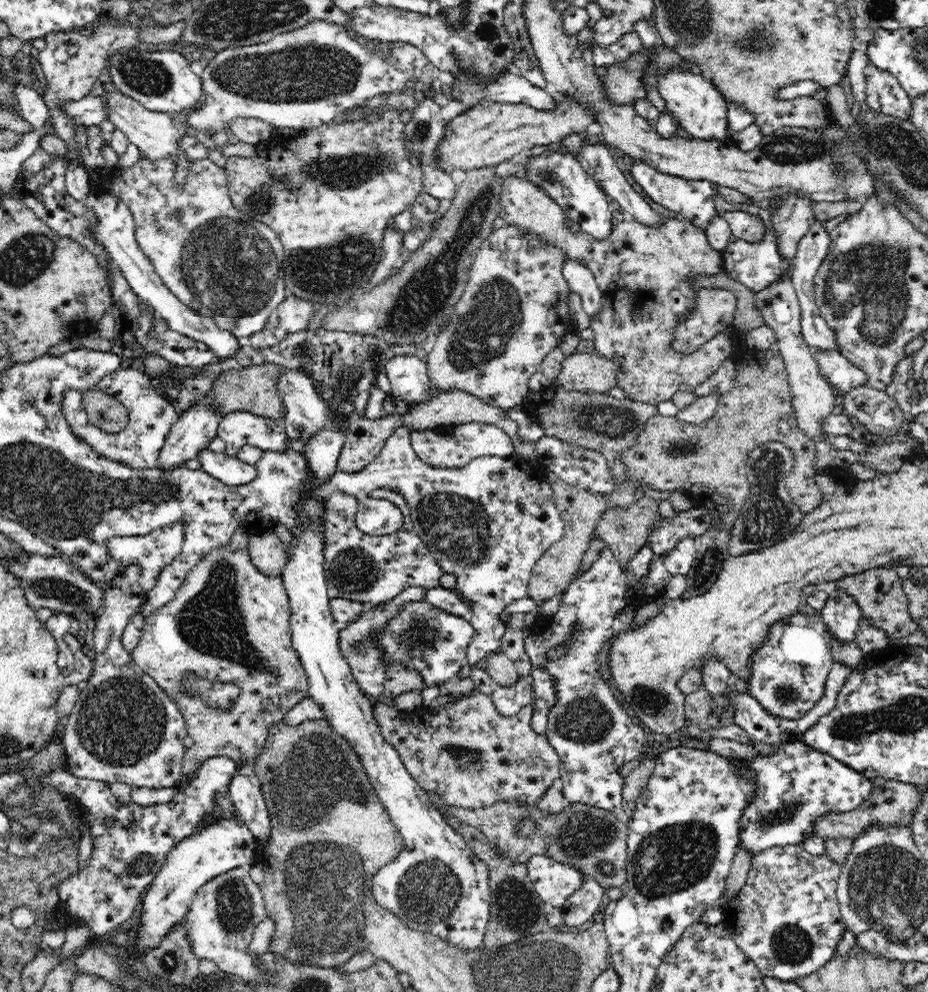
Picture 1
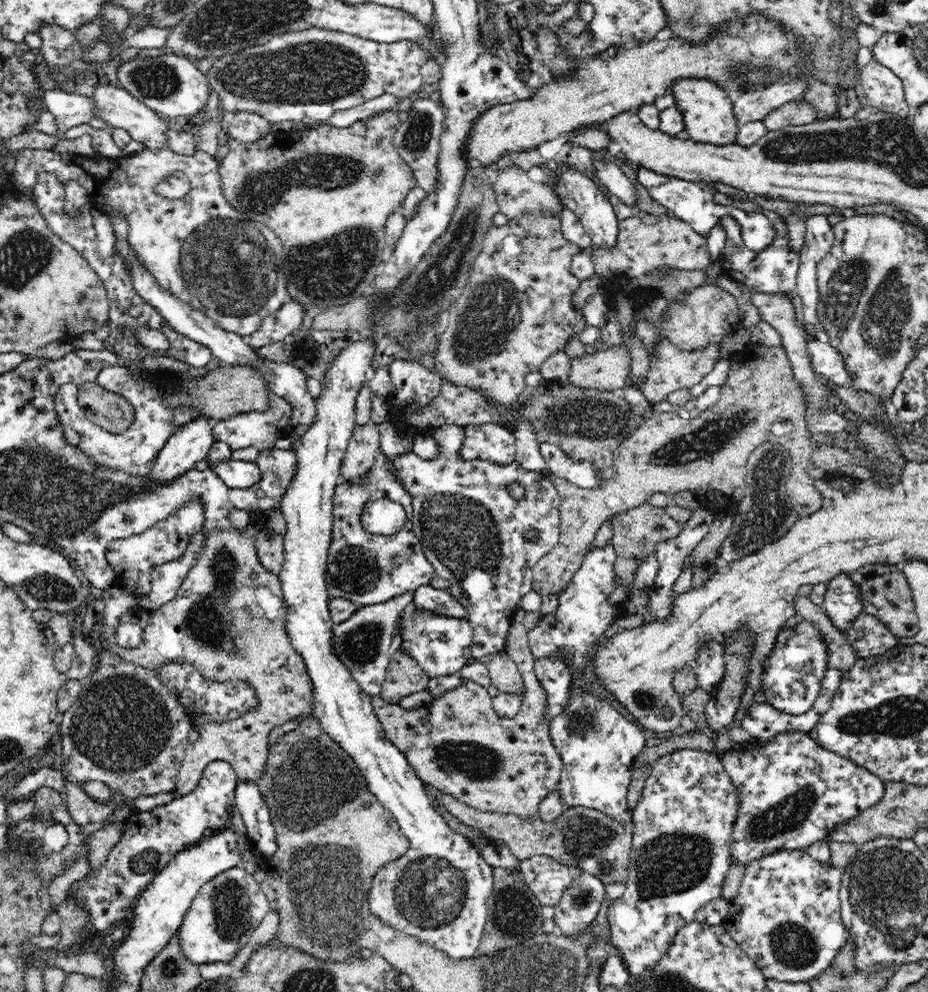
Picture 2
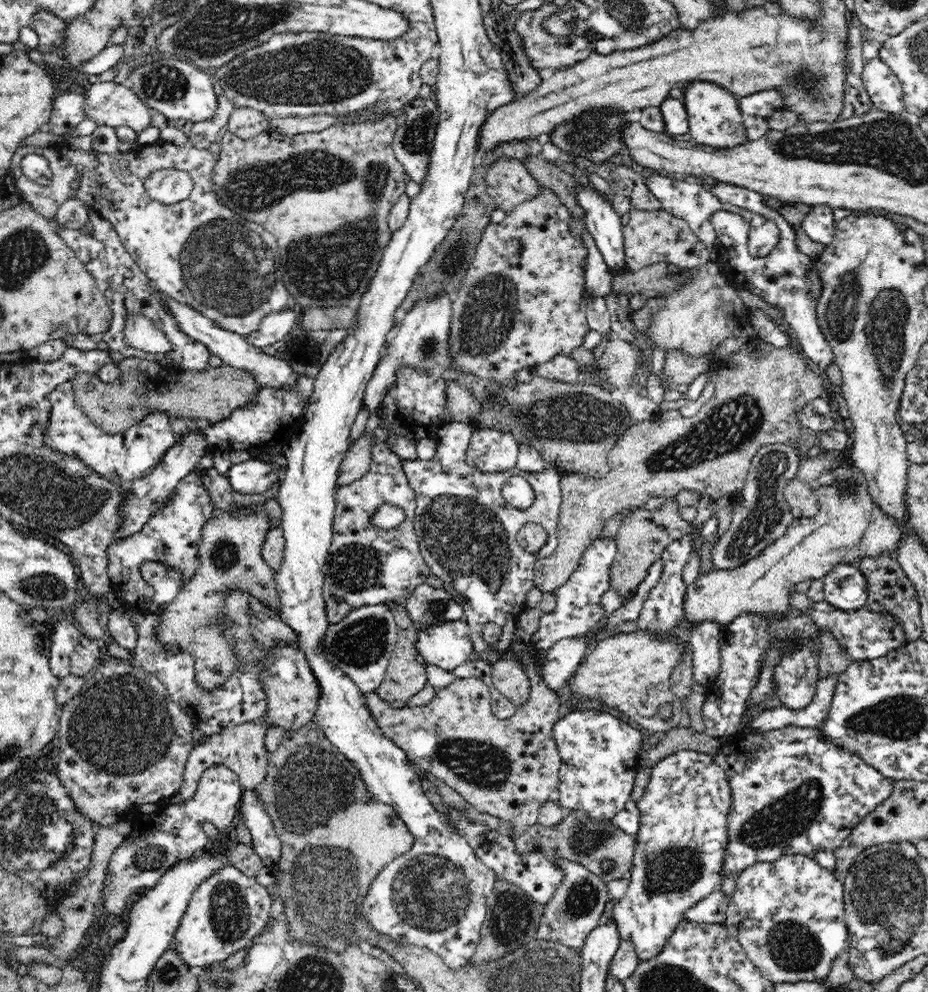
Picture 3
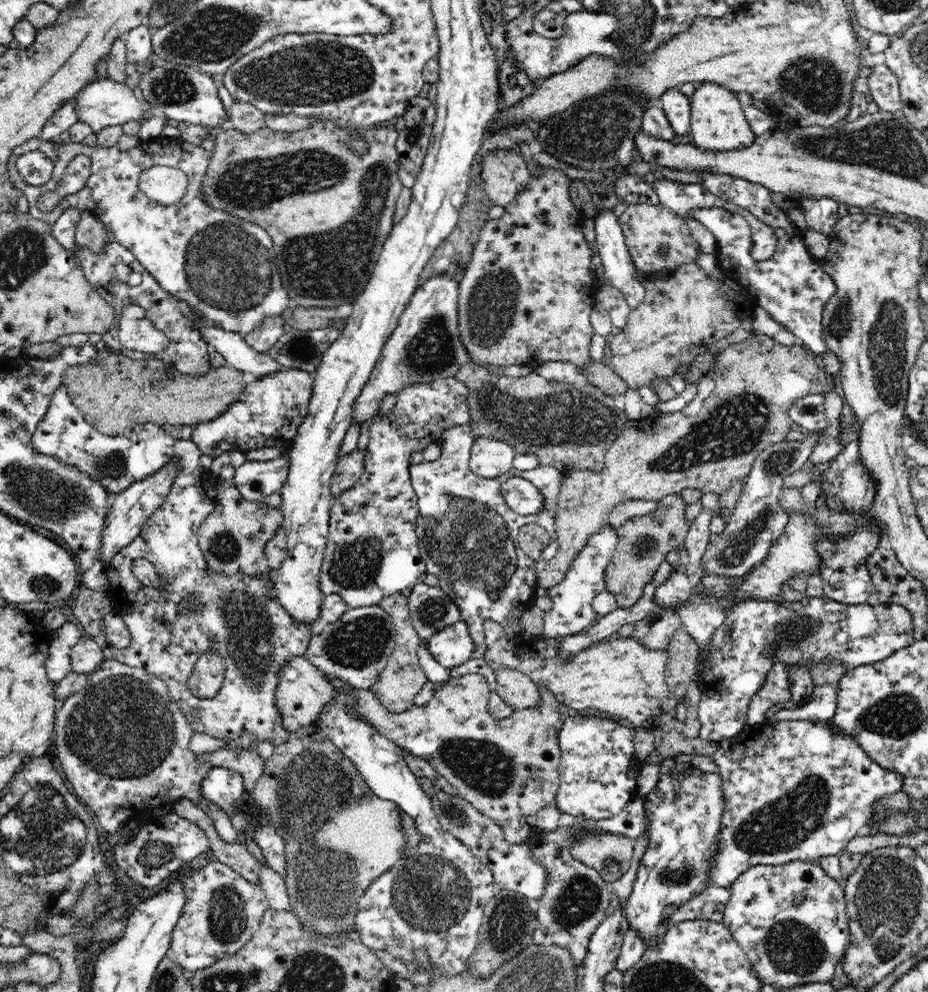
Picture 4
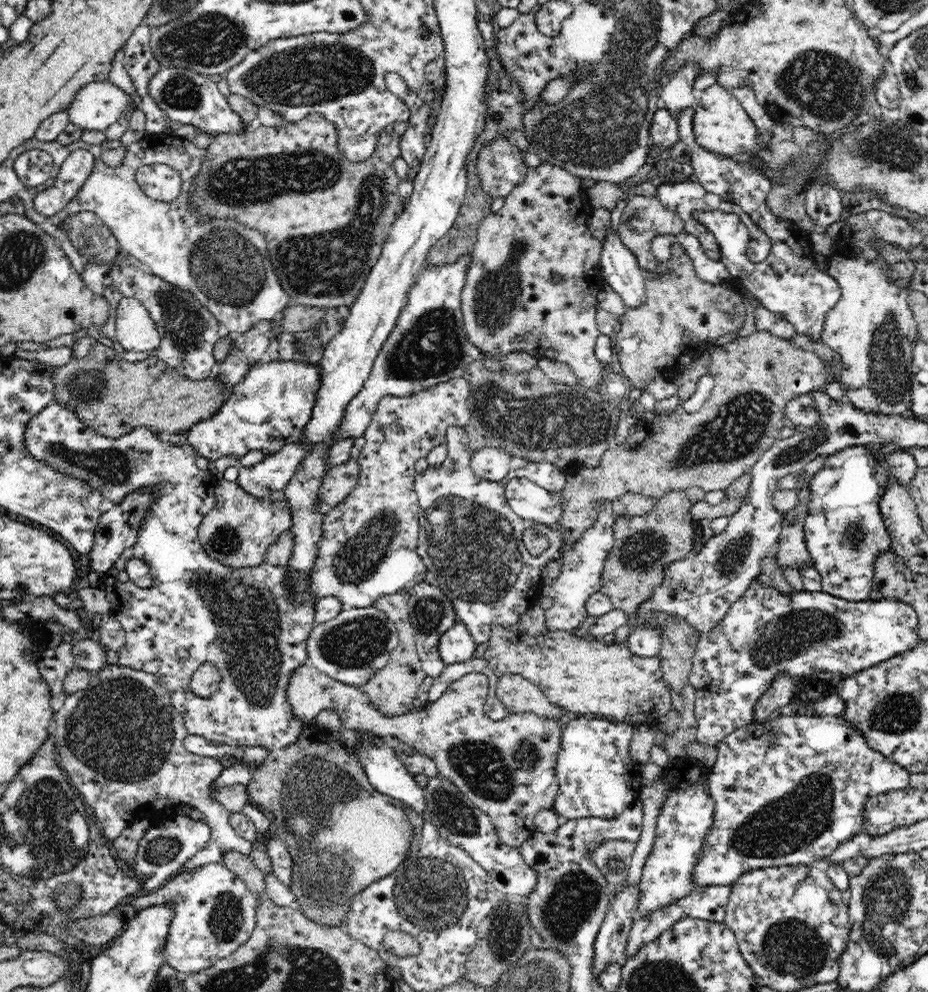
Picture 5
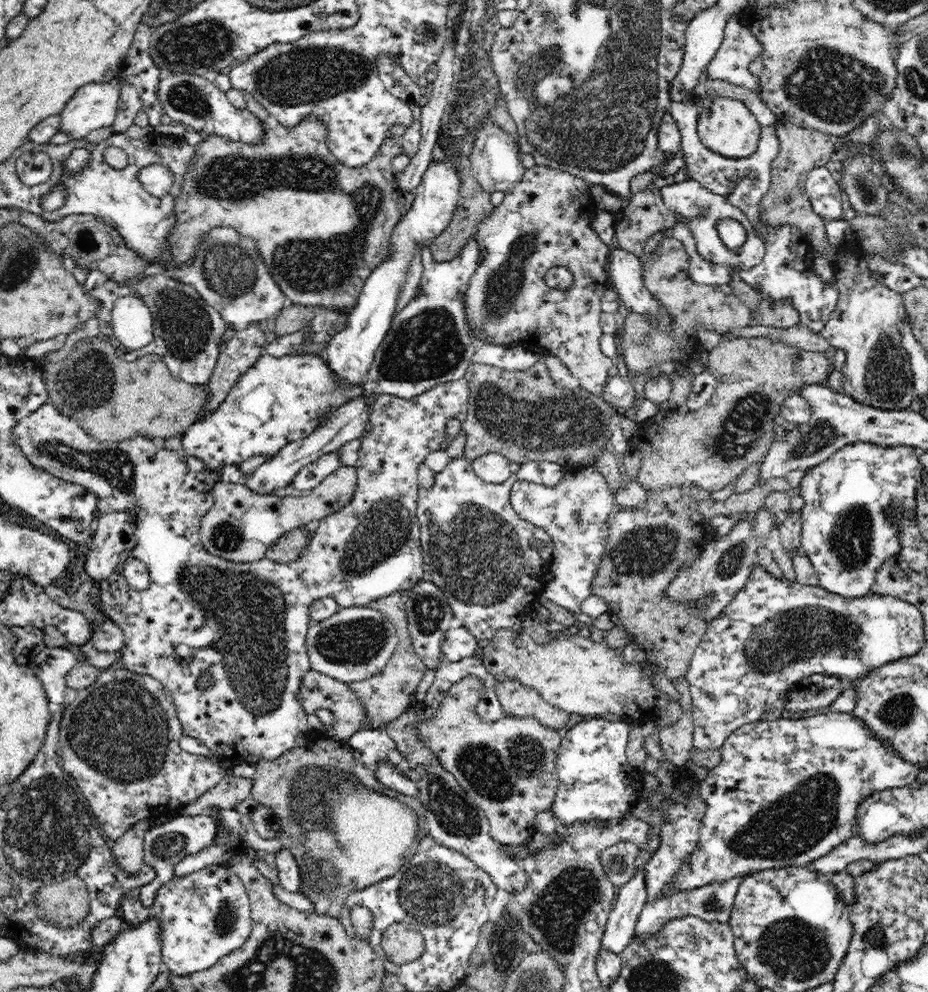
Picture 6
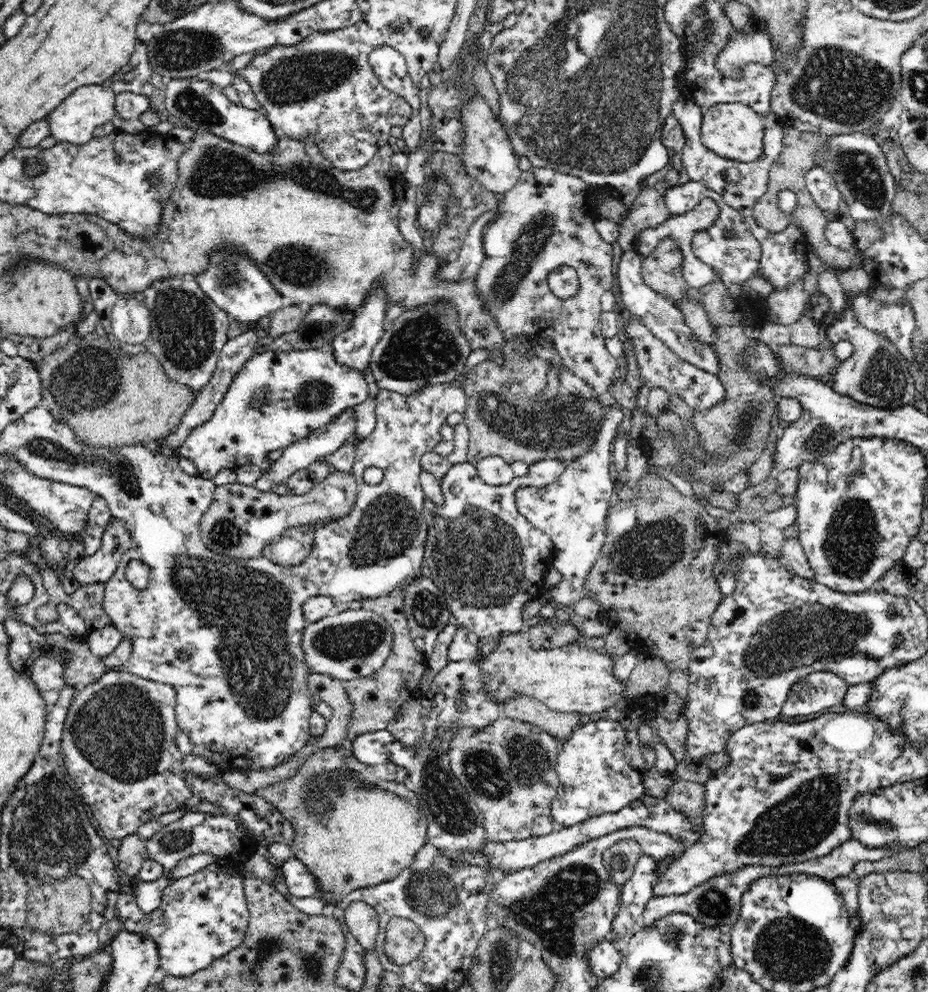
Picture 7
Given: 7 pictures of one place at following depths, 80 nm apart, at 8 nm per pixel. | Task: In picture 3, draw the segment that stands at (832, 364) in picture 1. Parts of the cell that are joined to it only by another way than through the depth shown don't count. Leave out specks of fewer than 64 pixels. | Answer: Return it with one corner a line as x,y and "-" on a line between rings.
719,181
715,187
708,188
722,202
745,208
777,224
781,240
778,241
776,248
768,256
755,258
749,252
747,245
749,224
742,218
742,215
724,209
710,214
710,225
716,231
717,242
720,246
717,264
721,266
720,271
723,272
724,277
728,278
728,281
736,282
753,294
764,298
777,310
781,310
782,327
788,332
793,332
793,335
800,341
803,348
802,354
810,358
812,364
816,364
820,370
826,372
828,366
832,366
832,362
835,362
835,358
832,347
827,343
817,322
816,303
822,296
822,281
820,281
820,275
810,256
798,250
794,227
778,211
769,207
764,200
770,198
759,192

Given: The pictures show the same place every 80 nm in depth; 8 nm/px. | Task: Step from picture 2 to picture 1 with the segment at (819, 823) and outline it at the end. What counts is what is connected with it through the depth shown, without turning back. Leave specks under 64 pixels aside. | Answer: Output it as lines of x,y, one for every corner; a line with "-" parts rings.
782,741
776,754
756,759
732,759
730,766
736,775
753,776
757,792
740,818
740,850
754,856
772,847
802,844
815,834
815,820
823,816
852,812
872,798
872,780
844,765
844,762
818,752
807,742

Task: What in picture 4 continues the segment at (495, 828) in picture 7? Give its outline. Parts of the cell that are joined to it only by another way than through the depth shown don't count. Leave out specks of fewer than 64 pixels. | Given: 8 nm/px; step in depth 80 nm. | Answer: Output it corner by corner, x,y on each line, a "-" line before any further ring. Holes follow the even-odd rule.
300,655
300,660
292,660
292,668
288,668
288,672
284,672
284,680
280,680
280,704
284,704
284,724
288,724
292,731
316,723
320,711
336,698
338,688
305,655
-
479,673
450,678
433,694
428,704
414,705
410,710
399,713
386,711
377,702
372,691
352,687
350,693
354,697
352,711
356,717
360,717
360,722
370,723
377,732
410,752
410,755
428,761
433,772
440,774
474,809
490,817
504,831
504,838
508,843
520,844
527,842
530,834
537,831
537,813
542,808
553,805
557,796
561,758
559,734
562,724
559,704
545,686
538,686
538,693
542,696
540,708
518,709
510,717
498,720
488,712
488,687
486,679

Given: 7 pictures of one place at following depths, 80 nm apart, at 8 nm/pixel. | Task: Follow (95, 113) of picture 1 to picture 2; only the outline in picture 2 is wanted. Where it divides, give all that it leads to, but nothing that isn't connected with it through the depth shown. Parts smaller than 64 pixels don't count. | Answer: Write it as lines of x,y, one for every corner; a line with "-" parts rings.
60,89
45,90
44,102
54,114
58,130
62,134
69,128
88,124
92,118
96,118
93,114
92,97
68,93

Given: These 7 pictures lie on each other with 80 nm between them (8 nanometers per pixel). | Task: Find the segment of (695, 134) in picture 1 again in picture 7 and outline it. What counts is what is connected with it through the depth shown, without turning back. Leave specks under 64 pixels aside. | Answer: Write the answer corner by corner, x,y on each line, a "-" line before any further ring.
722,103
703,111
701,141
718,156
738,162
752,162
763,155
763,136
766,133
763,116
746,104

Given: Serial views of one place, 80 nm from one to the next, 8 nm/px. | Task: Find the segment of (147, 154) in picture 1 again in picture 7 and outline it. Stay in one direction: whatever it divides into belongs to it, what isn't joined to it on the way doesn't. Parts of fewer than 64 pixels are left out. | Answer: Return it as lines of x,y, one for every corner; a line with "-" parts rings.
93,84
77,88
46,116
49,135
60,143
86,144
94,138
92,132
96,126
112,122
112,118
116,114
115,95
104,85

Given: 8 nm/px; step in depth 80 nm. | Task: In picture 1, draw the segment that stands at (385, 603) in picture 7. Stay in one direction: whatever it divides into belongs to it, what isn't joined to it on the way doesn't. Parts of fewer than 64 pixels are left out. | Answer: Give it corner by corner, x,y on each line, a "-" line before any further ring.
392,664
387,667
384,682
384,700
391,702
403,692
422,690
424,683
416,668

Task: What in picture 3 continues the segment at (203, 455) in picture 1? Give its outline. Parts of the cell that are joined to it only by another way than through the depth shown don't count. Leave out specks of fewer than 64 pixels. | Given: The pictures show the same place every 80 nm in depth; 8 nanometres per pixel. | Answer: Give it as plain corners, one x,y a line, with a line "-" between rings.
248,458
239,463
232,463
225,472
231,487
242,493
263,493
274,481
278,480
277,464
268,464
257,458

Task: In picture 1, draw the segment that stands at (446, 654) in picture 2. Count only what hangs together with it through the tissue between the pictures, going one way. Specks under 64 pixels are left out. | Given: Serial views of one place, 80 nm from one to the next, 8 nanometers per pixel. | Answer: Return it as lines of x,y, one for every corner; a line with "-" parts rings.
424,599
409,602
400,609
373,640
383,648
386,667
400,664
416,668
424,676
425,686
440,686
457,677
462,666
469,664
466,653
474,634
469,621
433,607

